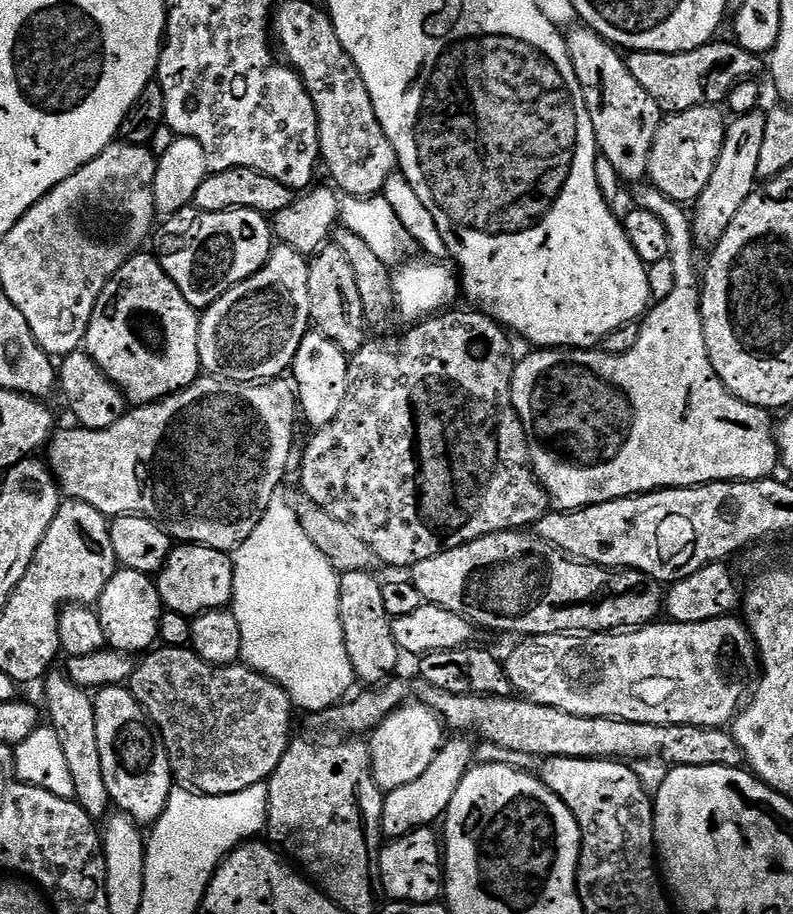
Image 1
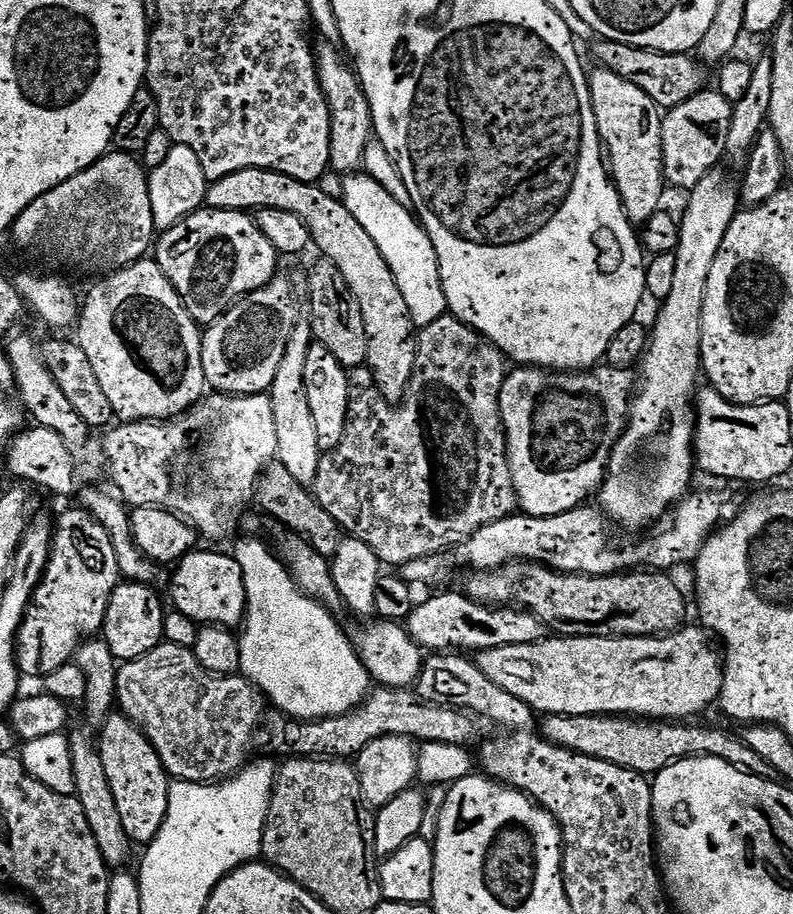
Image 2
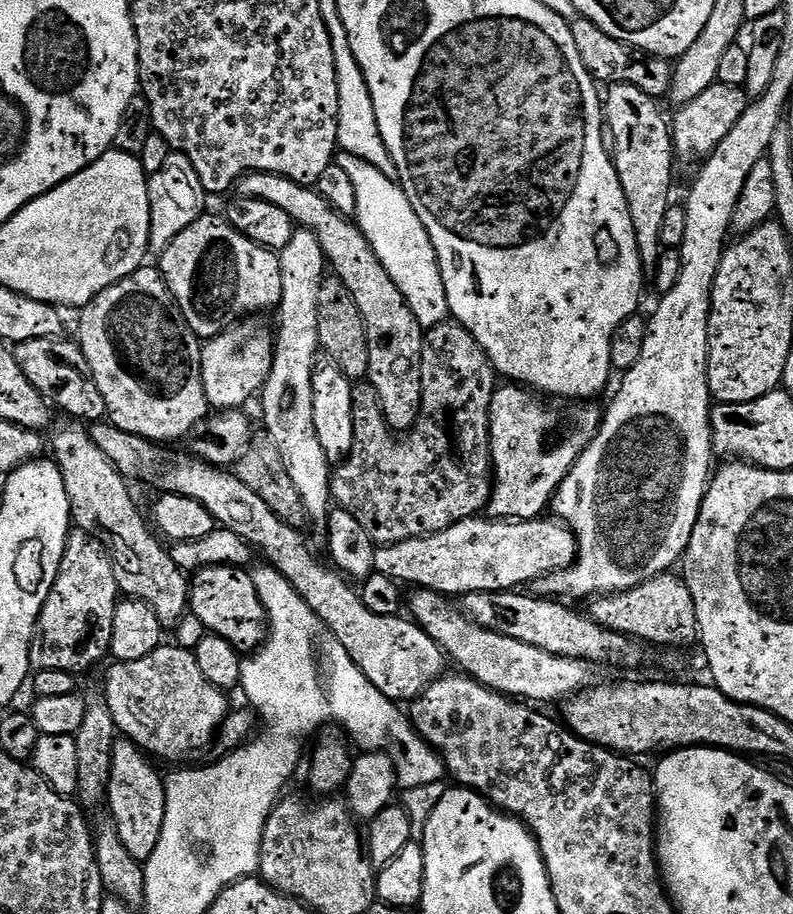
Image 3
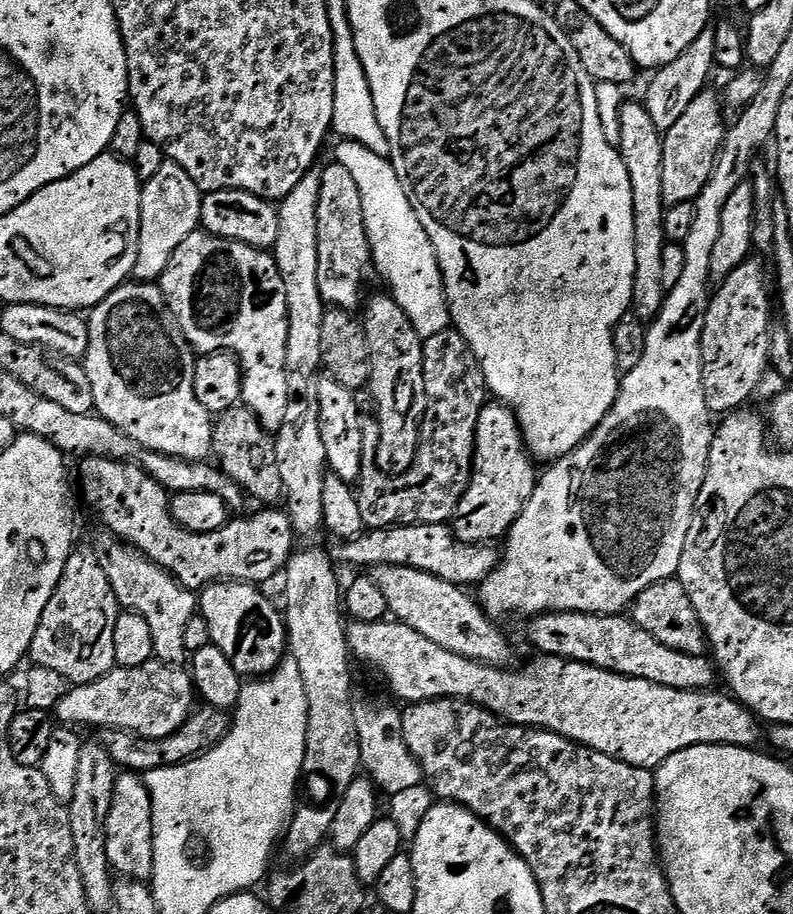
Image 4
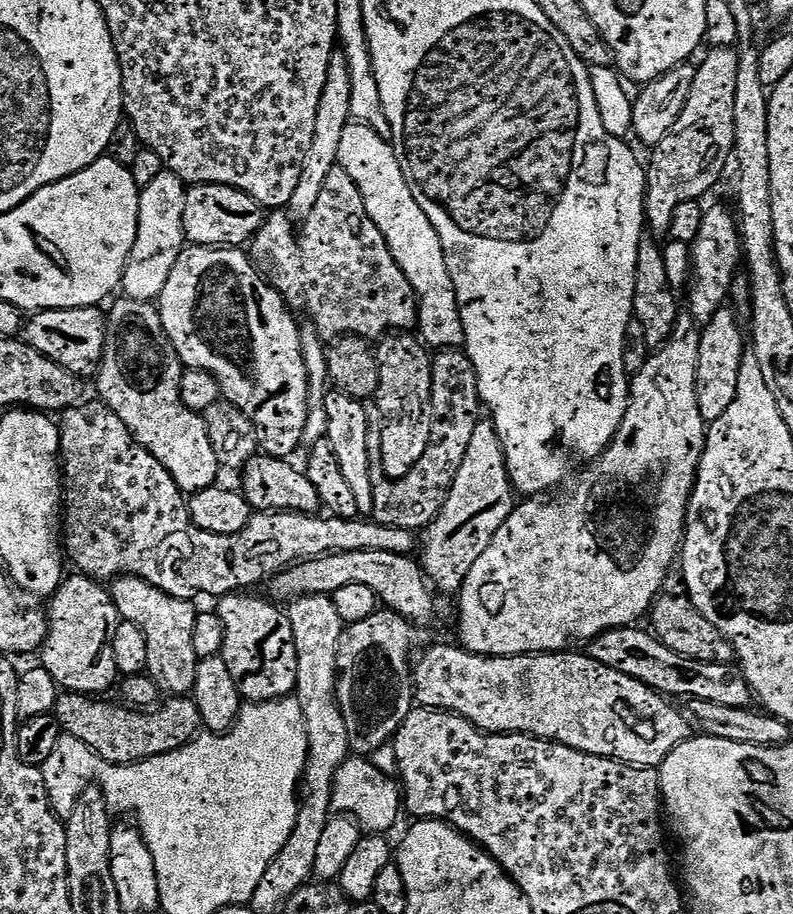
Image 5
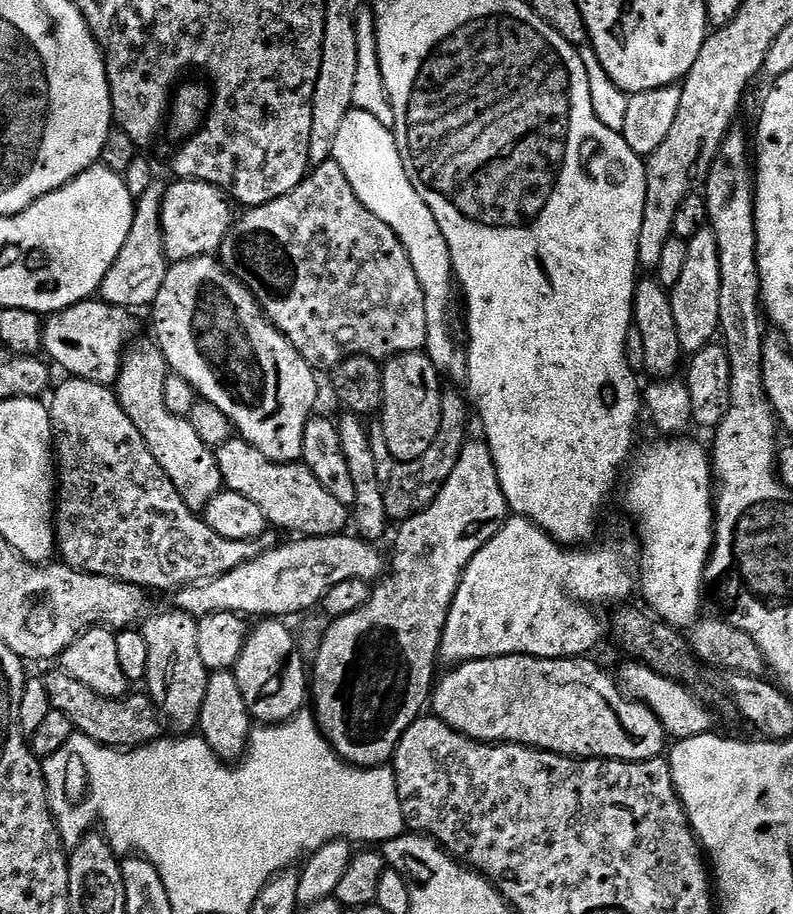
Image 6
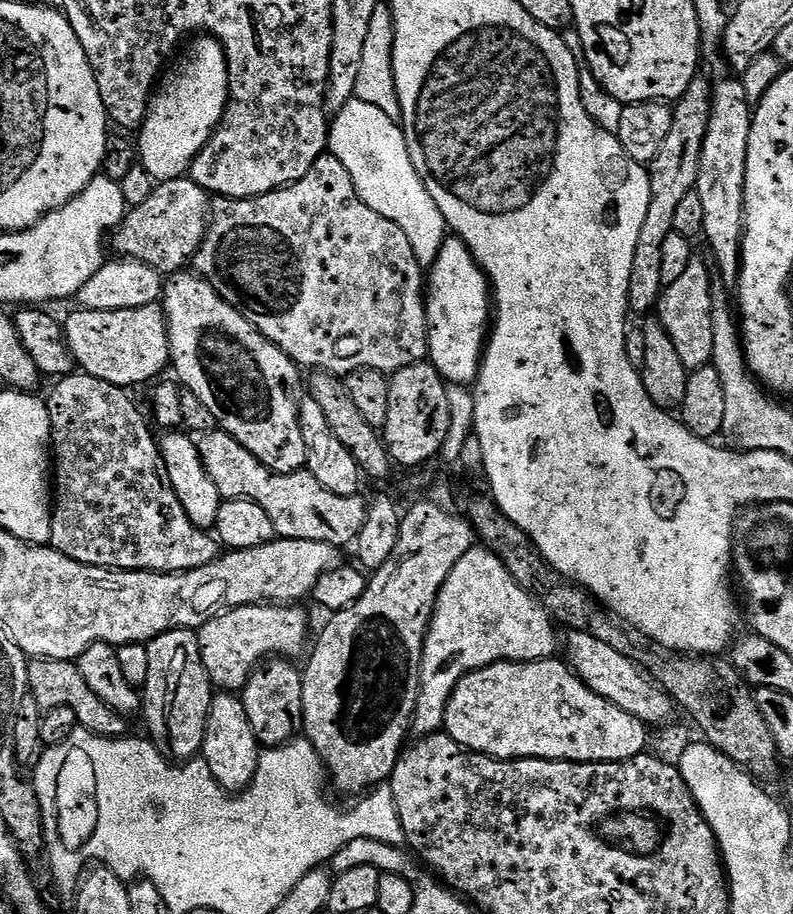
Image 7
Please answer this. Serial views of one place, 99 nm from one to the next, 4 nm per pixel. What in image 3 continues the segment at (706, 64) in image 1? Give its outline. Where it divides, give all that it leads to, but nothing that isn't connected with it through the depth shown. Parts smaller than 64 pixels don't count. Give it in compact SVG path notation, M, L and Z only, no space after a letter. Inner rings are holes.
M577 18L571 21L574 34L574 46L578 46L578 54L582 58L582 66L592 75L592 79L604 86L614 84L633 84L646 95L653 98L667 97L672 91L673 65L665 57L650 56L627 44L610 38L594 22Z

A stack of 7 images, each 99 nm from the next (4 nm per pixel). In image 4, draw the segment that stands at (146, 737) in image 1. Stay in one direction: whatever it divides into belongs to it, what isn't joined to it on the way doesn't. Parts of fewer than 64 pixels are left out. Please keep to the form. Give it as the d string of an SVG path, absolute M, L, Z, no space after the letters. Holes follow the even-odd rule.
M124 770L117 775L110 810L104 813L104 829L109 869L124 878L141 882L151 881L154 870L152 799L148 787L137 773Z

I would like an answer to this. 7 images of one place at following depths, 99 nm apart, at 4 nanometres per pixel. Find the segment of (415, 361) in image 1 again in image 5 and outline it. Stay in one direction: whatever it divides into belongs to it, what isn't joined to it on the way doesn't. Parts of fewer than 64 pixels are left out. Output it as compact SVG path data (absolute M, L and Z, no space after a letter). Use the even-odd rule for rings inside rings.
M445 349L433 357L431 406L431 442L414 470L400 480L389 480L382 467L374 466L371 470L375 486L372 518L377 524L416 532L429 526L441 512L470 446L474 427L482 418L477 374L465 351Z

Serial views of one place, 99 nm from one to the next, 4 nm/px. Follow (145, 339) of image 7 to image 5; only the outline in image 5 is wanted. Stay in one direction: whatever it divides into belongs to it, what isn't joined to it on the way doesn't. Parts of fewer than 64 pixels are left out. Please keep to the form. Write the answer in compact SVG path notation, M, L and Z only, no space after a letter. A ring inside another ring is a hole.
M99 307L94 308L49 308L41 310L25 323L23 339L34 350L50 358L55 364L70 370L77 378L91 377L104 358L104 330L106 316Z

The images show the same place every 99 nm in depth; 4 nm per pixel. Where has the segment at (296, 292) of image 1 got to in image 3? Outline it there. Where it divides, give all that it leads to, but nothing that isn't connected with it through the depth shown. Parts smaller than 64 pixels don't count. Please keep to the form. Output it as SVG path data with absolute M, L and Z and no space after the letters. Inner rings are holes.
M237 322L225 332L219 332L207 341L200 350L200 377L204 393L209 405L216 410L240 410L248 399L255 397L263 389L264 383L272 369L272 354L274 351L274 332L271 327L259 328L249 322Z

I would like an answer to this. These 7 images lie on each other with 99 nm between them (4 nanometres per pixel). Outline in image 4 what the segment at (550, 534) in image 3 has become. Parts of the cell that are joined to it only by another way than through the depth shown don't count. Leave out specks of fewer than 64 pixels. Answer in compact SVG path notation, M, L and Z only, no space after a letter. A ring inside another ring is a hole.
M447 523L398 525L392 528L365 530L347 542L336 542L330 555L337 565L357 564L360 570L386 566L406 566L434 574L450 584L479 586L498 567L498 552L492 546L462 544Z

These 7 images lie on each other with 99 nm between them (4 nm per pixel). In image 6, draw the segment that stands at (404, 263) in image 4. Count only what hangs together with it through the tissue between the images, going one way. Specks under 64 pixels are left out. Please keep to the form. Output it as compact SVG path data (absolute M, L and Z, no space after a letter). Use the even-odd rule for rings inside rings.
M353 108L346 114L342 126L338 130L338 138L334 138L332 159L342 166L342 174L346 174L346 182L354 186L354 194L402 242L406 254L410 254L410 266L414 266L414 274L418 274L418 282L422 282L422 290L426 298L426 342L424 351L430 362L445 377L452 380L467 381L468 353L465 345L452 337L452 288L454 292L454 273L450 250L446 246L446 238L442 238L442 230L438 230L438 222L434 222L434 214L426 202L414 190L410 178L406 178L406 170L402 166L400 151L396 145L396 133L393 129L382 126L374 114L366 114Z

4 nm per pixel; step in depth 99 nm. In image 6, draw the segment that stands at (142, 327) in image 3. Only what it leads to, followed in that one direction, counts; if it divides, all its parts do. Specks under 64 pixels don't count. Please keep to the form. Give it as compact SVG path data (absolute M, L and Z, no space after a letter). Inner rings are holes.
M151 339L139 340L124 354L124 365L114 385L115 394L130 422L138 426L138 434L142 434L158 466L162 466L170 482L174 482L174 490L178 490L182 502L186 502L190 511L203 514L206 506L210 506L213 498L224 488L215 451L208 448L202 438L198 438L198 433L187 418L170 414L166 407L166 378L170 374L168 360Z

